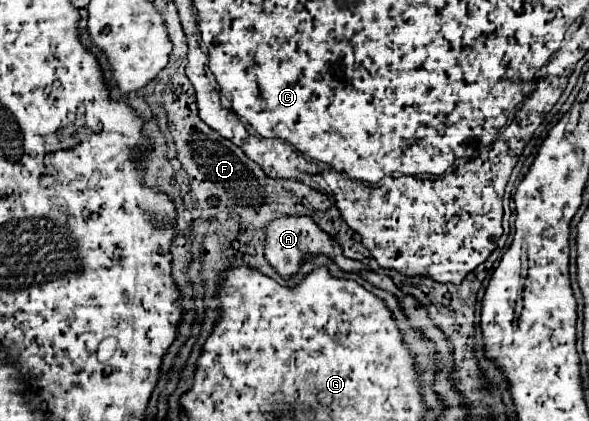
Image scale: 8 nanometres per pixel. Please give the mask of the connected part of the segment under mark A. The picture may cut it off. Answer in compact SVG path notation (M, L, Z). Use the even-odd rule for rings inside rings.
M280 216L280 218L276 218L276 220L266 224L264 236L266 236L266 240L264 240L264 256L282 278L290 278L292 274L296 274L296 270L298 270L298 266L302 262L302 256L308 254L308 252L312 252L312 254L320 254L322 252L322 254L334 258L340 264L342 270L358 272L364 280L368 280L372 274L376 274L366 264L362 264L360 260L344 258L338 242L334 238L328 240L328 234L324 230L320 230L310 216Z

